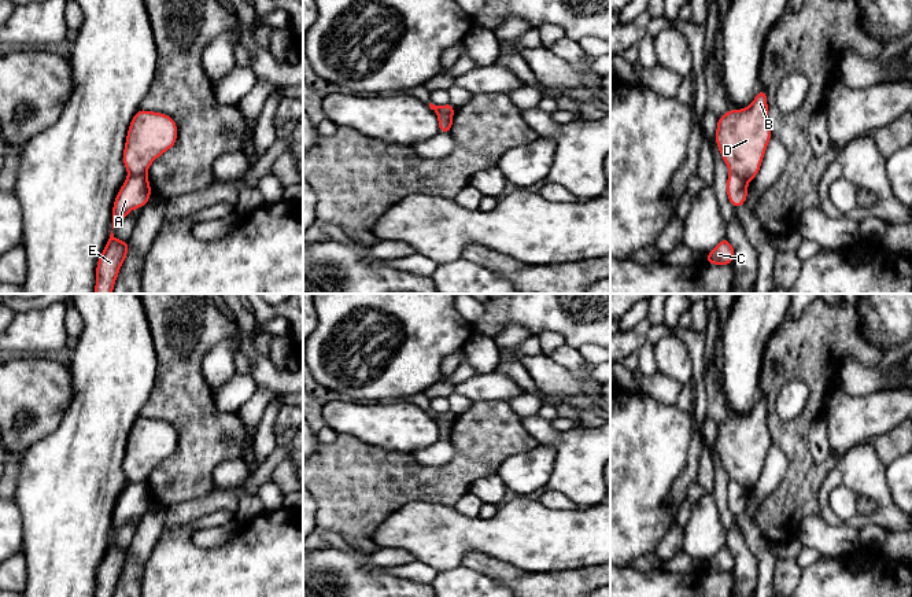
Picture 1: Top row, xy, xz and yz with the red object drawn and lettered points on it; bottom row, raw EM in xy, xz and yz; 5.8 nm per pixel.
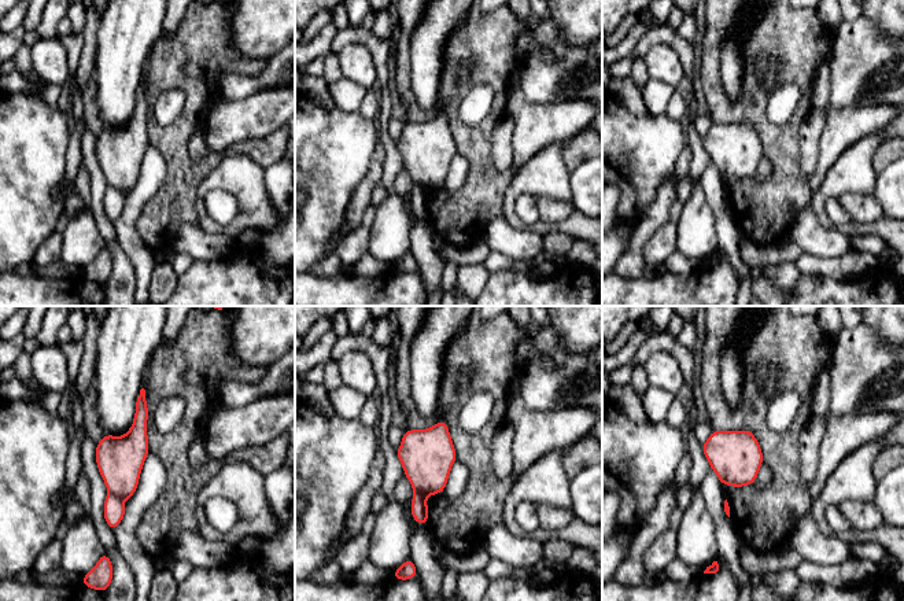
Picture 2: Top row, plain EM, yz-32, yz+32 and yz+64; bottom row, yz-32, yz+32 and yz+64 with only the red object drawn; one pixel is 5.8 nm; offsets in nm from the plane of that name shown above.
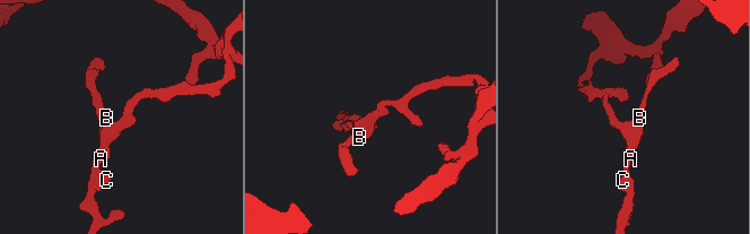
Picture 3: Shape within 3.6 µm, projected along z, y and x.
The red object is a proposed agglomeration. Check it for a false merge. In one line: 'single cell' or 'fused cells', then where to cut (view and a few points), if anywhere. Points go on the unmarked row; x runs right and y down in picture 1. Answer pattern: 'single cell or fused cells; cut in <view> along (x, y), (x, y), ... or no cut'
fused cells; cut in xy along (129, 481), (146, 482)

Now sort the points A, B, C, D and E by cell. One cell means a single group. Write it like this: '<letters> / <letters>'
A C E / B D

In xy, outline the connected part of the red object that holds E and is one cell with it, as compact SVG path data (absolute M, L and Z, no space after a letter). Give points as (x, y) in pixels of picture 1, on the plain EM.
M112 538L96 575L95 597L114 597L114 590L129 559L129 548L118 548Z

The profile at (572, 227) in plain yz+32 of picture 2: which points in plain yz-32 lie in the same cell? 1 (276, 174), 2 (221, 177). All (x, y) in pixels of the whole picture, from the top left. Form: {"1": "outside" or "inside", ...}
{"1": "outside", "2": "inside"}

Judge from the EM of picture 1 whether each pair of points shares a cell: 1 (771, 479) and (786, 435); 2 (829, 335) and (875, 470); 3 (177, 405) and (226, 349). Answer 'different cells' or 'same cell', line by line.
1: different cells
2: different cells
3: different cells

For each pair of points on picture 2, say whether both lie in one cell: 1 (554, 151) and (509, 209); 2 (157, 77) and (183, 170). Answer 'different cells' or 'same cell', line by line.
1: same cell
2: same cell

